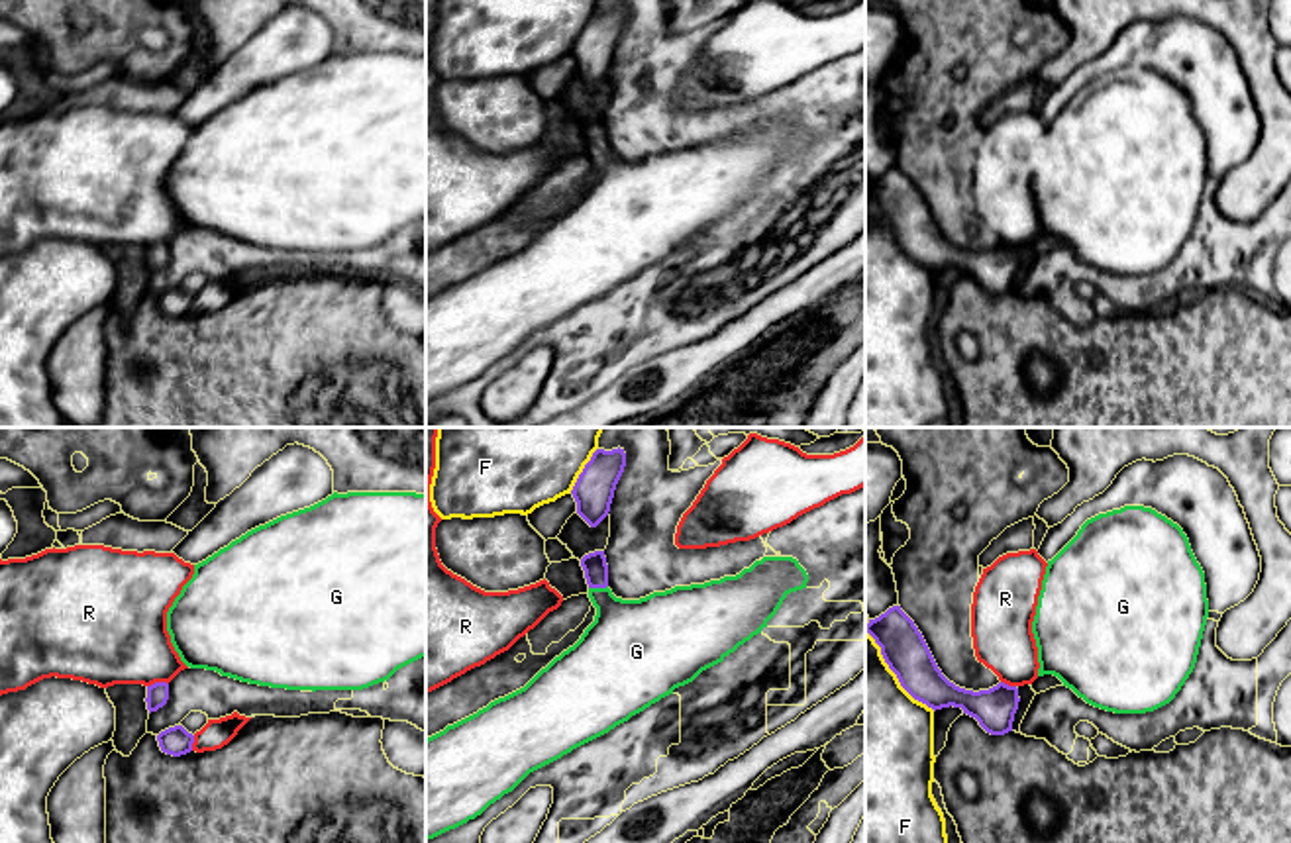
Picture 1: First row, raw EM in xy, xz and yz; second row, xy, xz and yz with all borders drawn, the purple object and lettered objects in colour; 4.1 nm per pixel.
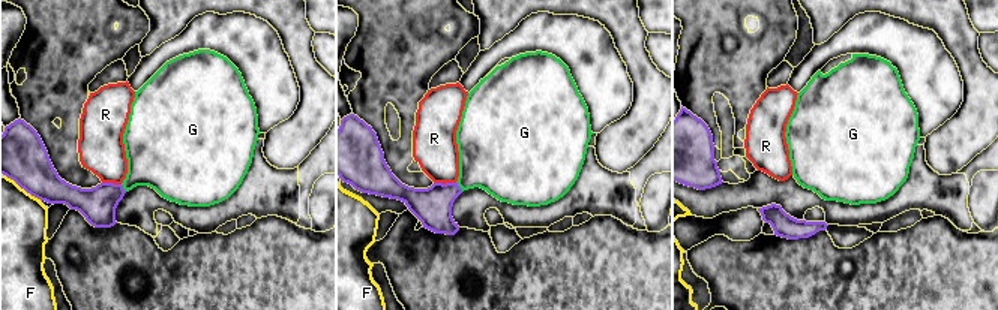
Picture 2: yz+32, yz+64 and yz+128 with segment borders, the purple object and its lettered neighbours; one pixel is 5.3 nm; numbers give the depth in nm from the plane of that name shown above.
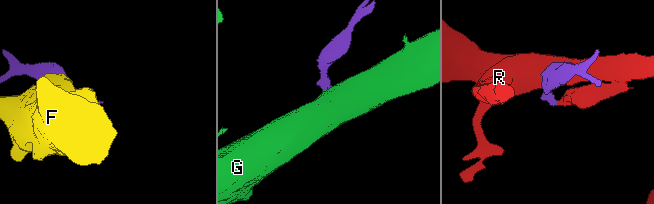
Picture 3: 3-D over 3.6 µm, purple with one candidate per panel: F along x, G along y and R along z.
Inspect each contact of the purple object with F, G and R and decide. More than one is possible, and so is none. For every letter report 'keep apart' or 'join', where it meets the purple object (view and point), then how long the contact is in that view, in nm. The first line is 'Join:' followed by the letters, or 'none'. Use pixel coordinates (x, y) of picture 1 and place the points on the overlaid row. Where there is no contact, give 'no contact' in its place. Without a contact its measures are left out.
Join: G
F: keep apart; meets purple in xz at (583, 471); contact 220 nm long
G: join; meets purple in xz at (597, 587); contact 80 nm long
R: keep apart; meets purple in xy at (157, 683); contact 90 nm long

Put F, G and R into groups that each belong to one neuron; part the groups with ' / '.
F / G / R

